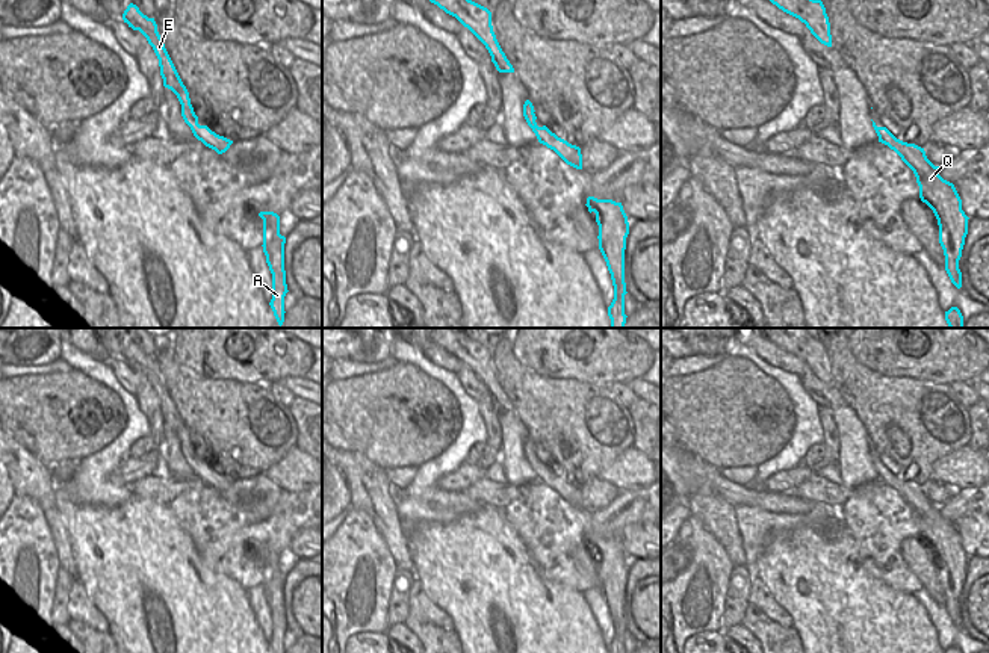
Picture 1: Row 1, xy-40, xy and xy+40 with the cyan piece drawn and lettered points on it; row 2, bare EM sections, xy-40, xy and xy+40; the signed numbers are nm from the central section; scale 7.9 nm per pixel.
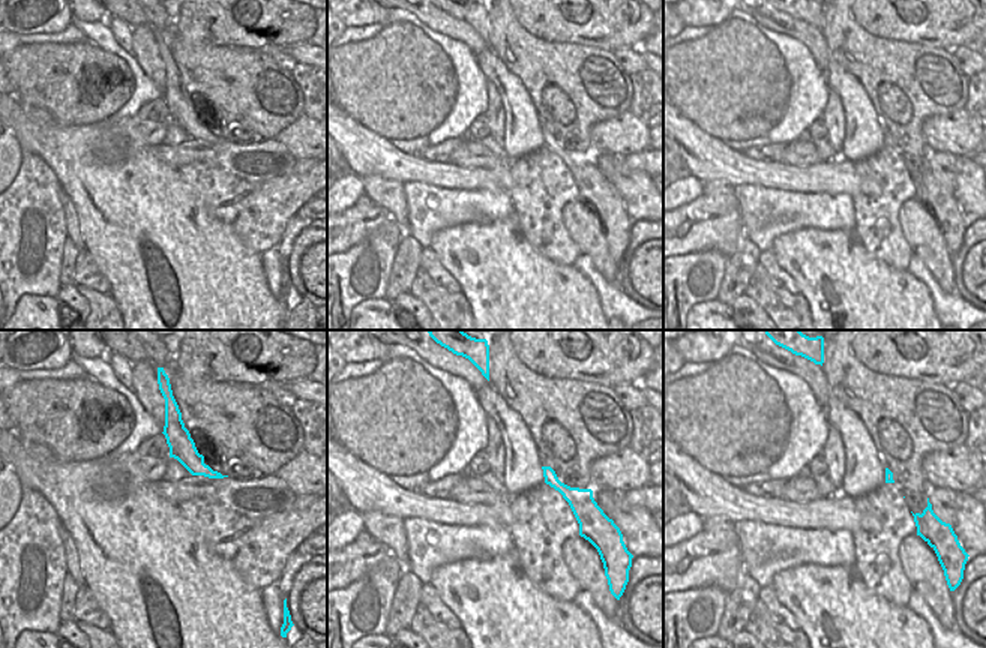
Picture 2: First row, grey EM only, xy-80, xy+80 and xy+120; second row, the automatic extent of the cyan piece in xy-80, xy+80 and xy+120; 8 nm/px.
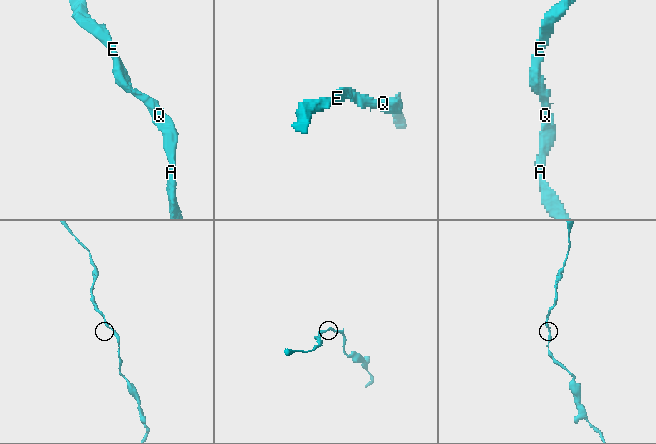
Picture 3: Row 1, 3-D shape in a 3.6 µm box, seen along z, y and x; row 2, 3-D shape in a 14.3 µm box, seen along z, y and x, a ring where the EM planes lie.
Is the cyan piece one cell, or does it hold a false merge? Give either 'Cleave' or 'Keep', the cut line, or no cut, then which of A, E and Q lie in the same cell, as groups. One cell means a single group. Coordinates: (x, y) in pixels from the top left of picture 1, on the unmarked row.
Keep. No split. Groups: A E Q

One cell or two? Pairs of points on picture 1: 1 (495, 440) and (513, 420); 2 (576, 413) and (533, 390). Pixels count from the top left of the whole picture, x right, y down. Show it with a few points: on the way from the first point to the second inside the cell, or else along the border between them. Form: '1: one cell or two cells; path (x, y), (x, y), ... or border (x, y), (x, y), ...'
1: two cells; border (496, 410), (501, 428), (499, 451)
2: one cell; path (566, 413), (554, 411), (543, 401)

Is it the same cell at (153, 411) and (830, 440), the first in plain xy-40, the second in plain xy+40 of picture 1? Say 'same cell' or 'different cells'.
same cell

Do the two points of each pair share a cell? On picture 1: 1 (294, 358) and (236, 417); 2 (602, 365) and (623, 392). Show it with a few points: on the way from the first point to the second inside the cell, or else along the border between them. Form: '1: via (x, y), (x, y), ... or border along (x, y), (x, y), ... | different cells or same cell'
1: border along (232, 378), (241, 383), (260, 383), (266, 386) | different cells
2: border along (626, 383), (611, 383), (608, 386) | different cells

